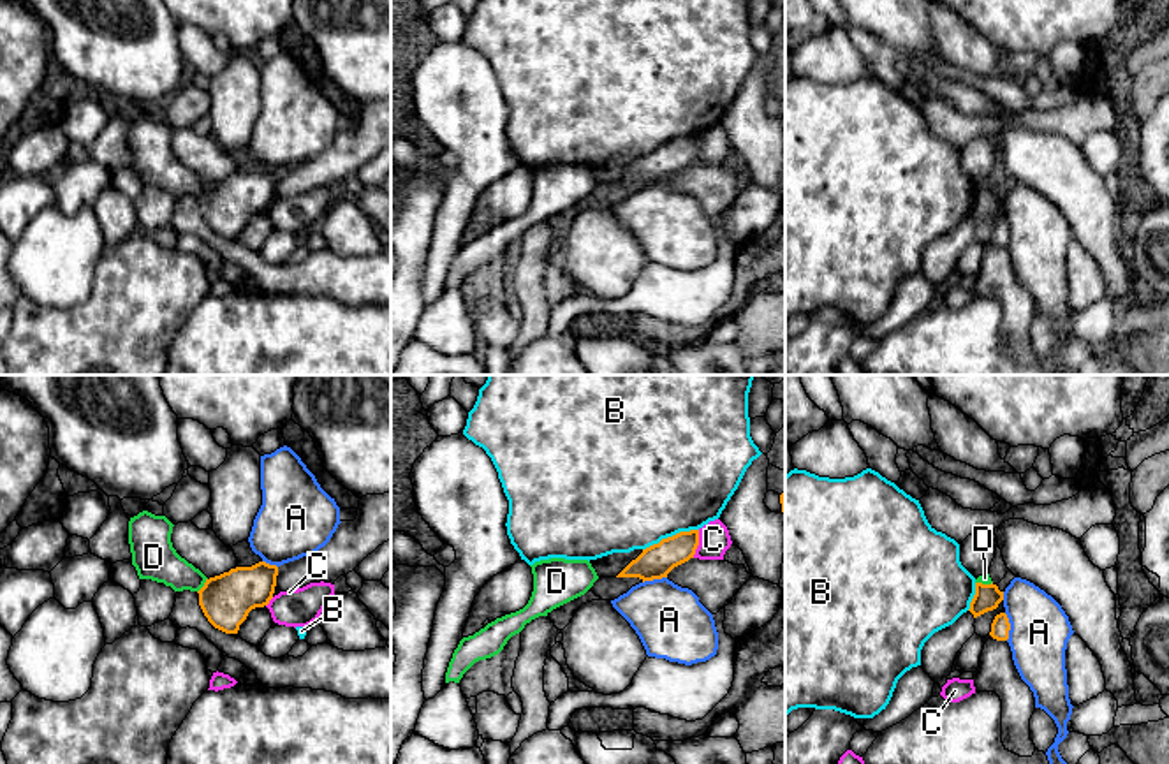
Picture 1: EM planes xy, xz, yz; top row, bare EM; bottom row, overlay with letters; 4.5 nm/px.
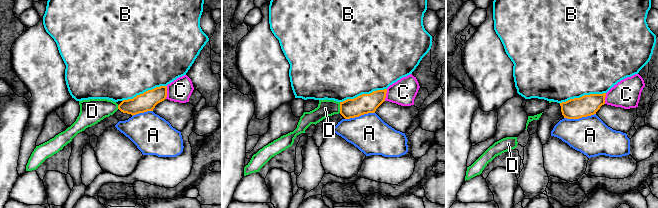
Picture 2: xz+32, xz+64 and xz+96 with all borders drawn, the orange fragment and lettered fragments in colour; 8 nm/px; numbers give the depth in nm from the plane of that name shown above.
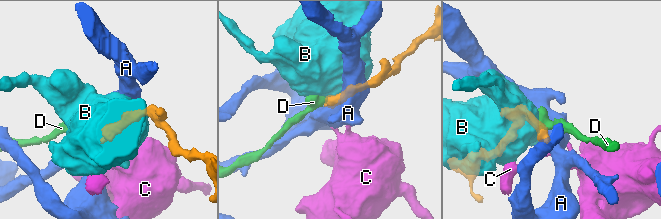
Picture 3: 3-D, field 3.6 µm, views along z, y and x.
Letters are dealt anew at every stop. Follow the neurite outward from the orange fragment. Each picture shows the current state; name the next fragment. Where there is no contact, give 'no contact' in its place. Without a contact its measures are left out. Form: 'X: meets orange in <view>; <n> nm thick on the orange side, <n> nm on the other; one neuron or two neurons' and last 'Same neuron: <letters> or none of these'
A: meets orange in yz; 90 nm thick on the orange side, 280 nm on the other; two neurons
B: meets orange in xz; 160 nm thick on the orange side, 500 nm on the other; two neurons
C: meets orange in xz; 160 nm thick on the orange side, 140 nm on the other; two neurons
D: meets orange in xy; 240 nm thick on the orange side, 190 nm on the other; two neurons
Same neuron: none of these

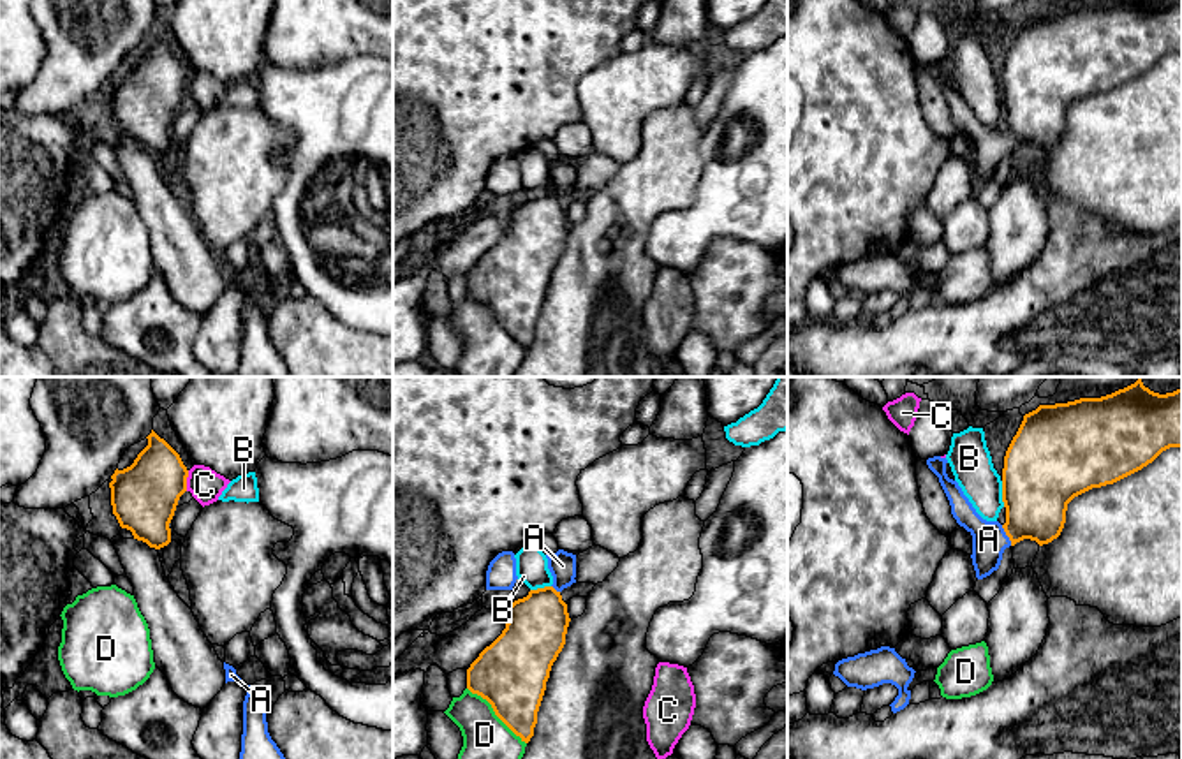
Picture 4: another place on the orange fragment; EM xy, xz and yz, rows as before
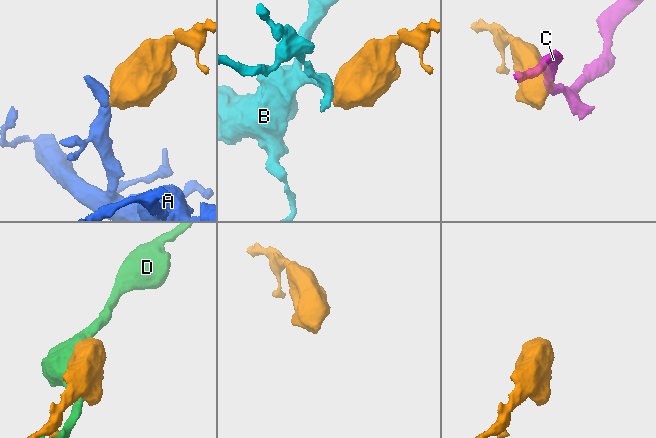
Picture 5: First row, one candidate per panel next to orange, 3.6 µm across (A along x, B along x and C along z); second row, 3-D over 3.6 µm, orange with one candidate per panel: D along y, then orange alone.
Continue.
A: meets orange in yz; 320 nm thick on the orange side, 160 nm on the other; one neuron
B: meets orange in yz; 380 nm thick on the orange side, 190 nm on the other; two neurons
C: meets orange in xy; 300 nm thick on the orange side, 150 nm on the other; two neurons
D: meets orange in xz; 320 nm thick on the orange side, 260 nm on the other; two neurons
Same neuron: A

